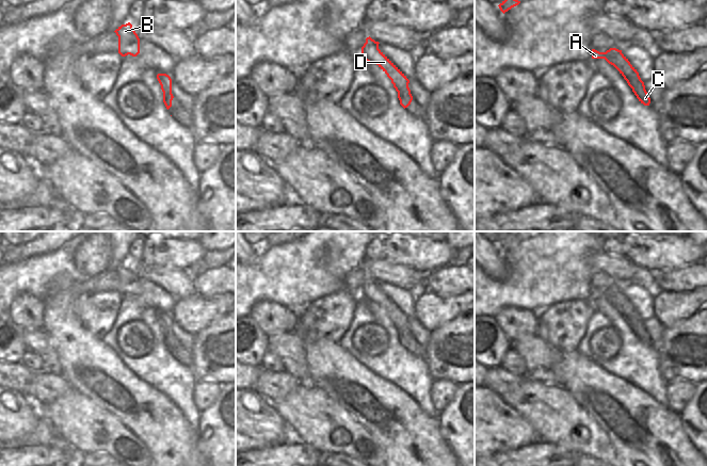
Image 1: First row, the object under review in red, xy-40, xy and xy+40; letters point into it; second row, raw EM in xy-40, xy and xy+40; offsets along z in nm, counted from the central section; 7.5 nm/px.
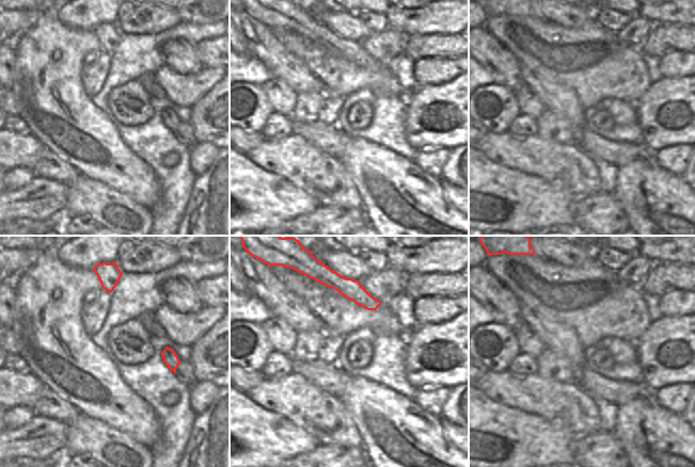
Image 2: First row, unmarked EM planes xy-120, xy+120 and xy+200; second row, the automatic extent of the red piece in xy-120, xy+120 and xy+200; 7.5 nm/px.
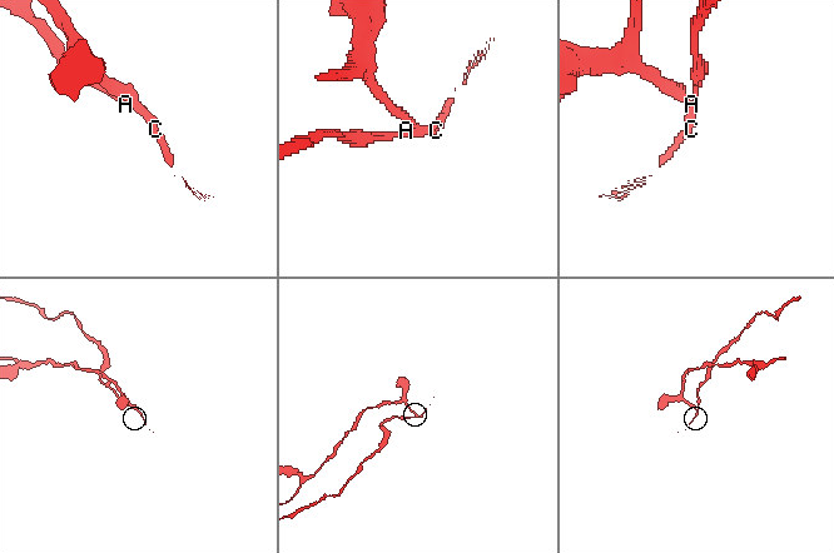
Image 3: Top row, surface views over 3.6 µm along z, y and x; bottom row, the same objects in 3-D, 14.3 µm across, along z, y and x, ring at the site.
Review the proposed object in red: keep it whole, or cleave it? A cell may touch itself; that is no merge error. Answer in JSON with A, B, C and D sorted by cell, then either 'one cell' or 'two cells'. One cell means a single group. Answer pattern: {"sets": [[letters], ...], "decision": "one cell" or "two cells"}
{"sets": [["A"], ["B", "C", "D"]], "decision": "two cells"}

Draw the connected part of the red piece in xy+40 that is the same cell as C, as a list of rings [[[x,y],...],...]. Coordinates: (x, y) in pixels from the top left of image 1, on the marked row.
[[[610,48],[606,52],[607,58],[605,59],[609,64],[613,64],[625,80],[630,79],[633,82],[632,92],[644,106],[649,106],[650,98],[645,90],[644,82],[639,81],[639,73],[630,64],[628,59],[622,53],[622,50],[616,48]]]

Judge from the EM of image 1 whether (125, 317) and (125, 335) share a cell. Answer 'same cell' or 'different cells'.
different cells

